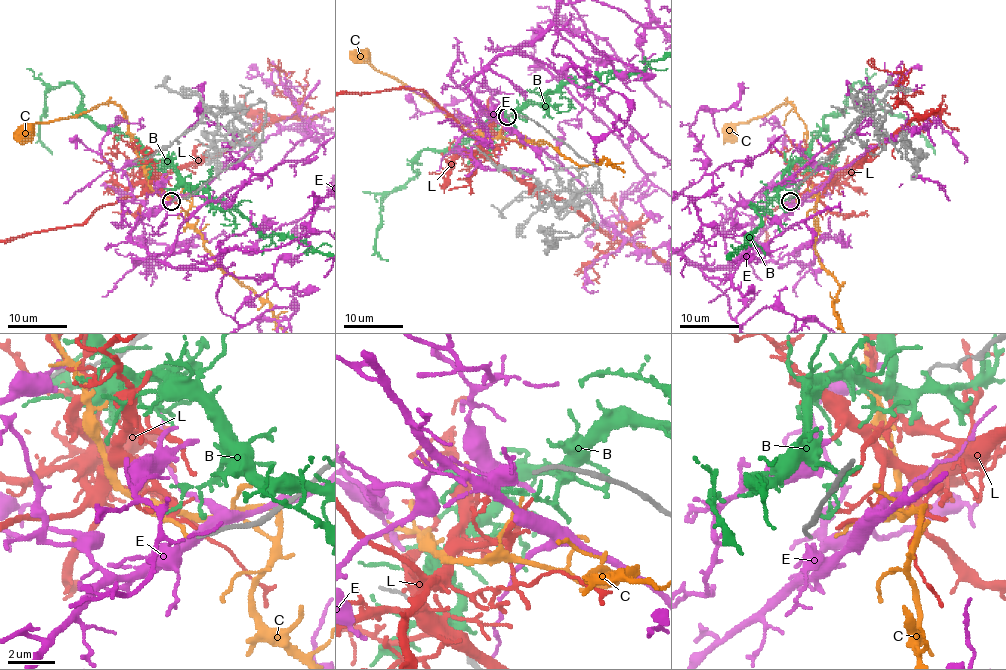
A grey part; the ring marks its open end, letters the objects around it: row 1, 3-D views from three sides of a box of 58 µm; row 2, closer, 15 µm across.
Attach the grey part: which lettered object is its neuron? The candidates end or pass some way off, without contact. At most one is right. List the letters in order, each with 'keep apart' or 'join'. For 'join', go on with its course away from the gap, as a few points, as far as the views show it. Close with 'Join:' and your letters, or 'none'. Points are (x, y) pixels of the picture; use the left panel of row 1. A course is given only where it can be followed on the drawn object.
B: keep apart
C: keep apart
E: keep apart
L: keep apart
Join: none

